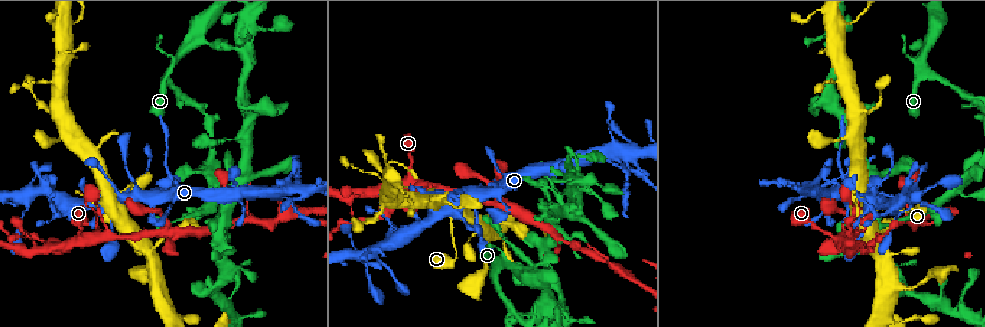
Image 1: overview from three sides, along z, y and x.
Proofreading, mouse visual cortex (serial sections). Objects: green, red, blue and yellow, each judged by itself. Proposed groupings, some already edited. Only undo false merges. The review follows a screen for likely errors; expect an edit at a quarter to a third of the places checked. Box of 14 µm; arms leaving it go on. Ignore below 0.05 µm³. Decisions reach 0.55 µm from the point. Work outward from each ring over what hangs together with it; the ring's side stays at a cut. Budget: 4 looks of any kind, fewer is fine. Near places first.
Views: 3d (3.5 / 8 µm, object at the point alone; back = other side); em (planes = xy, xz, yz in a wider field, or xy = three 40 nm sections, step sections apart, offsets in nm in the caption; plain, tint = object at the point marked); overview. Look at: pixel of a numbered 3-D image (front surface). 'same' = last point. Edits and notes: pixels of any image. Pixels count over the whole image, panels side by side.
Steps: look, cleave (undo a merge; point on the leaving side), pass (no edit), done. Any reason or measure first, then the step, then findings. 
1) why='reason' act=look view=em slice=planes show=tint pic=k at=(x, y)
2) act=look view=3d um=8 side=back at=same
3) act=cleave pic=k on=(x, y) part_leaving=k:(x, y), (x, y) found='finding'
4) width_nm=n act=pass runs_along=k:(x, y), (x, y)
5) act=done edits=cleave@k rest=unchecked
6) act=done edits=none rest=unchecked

act=look view=3d um=3.5 pic=1 at=(409, 181)

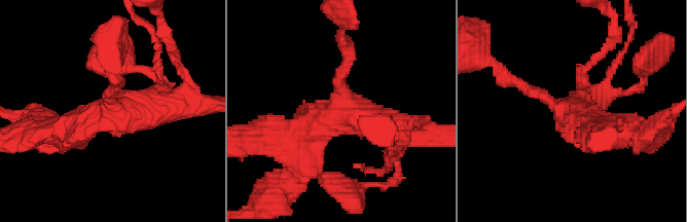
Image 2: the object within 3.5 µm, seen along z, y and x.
arms=3 arm_widths_nm=200,400,500 why='shape alone is not enough' act=look view=em slice=xy step=3 show=tint pic=2 at=(342, 108)

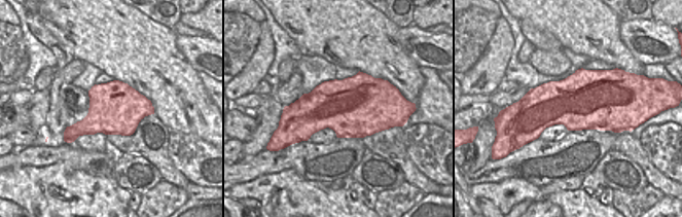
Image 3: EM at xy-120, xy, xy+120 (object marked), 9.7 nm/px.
act=pass runs_along=2:(347, 53), (344, 107), (407, 131) found='continuous, no second cell'

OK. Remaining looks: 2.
why='sudden change in width' act=look view=3d um=3.5 pic=1 at=(875, 242)

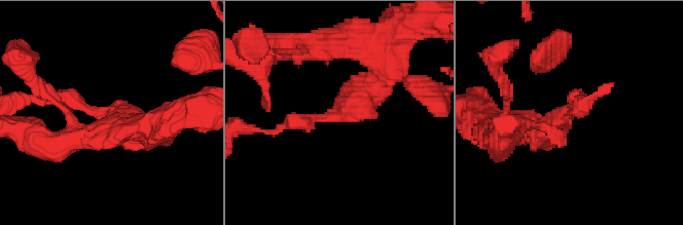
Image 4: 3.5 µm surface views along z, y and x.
arm_widths_nm=150,400 why='now the EM' act=look view=em slice=xy step=3 show=tint pic=4 at=(568, 112)

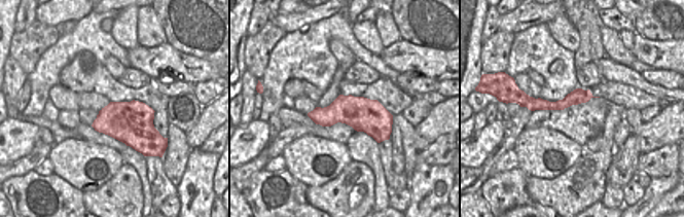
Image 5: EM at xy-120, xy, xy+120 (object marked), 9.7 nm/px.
act=cleave pic=4 on=(80, 103) part_leaving=4:(348, 107), (275, 130), (253, 128) found='two cells meet here'

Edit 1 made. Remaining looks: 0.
act=done edits=cleave@4 rest=unchecked

